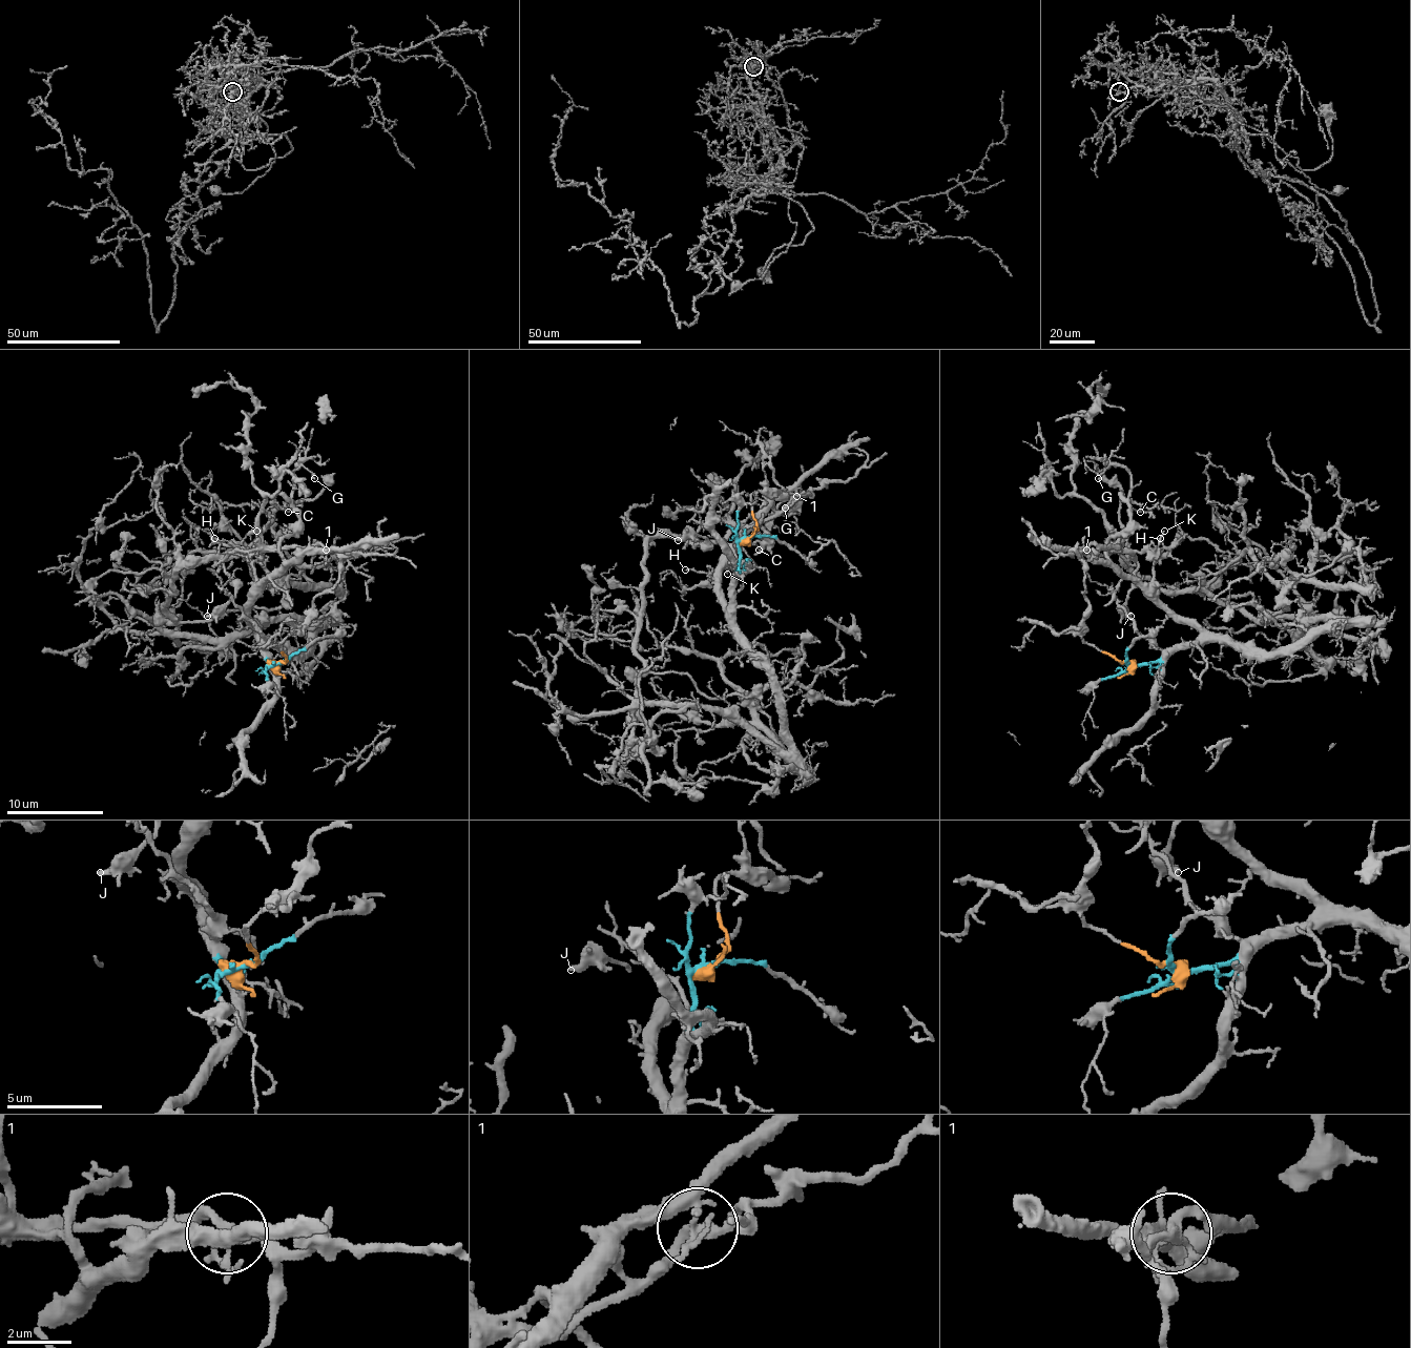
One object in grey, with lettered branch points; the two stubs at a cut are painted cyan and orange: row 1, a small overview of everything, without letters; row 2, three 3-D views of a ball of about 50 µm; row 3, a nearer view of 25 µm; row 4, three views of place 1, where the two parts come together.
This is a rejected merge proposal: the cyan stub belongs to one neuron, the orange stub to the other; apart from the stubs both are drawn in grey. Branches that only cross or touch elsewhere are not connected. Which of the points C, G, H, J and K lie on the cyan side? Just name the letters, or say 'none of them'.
C, G, H

